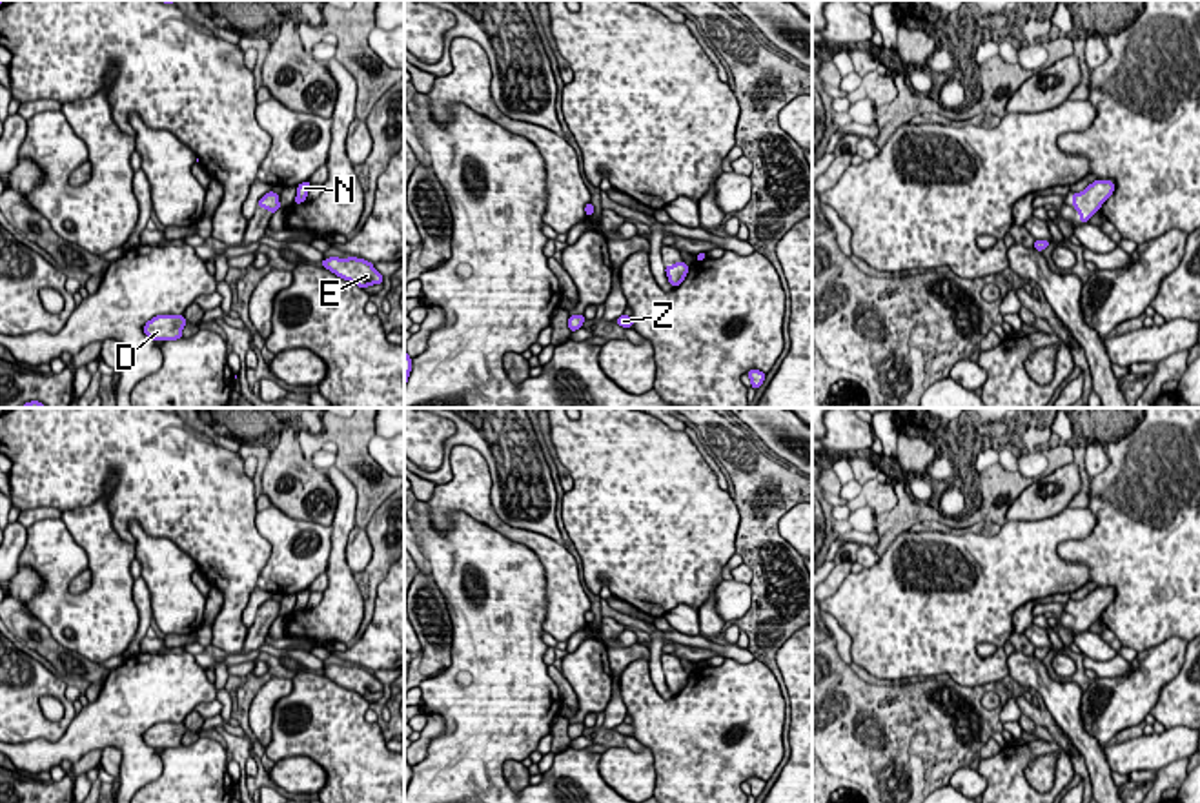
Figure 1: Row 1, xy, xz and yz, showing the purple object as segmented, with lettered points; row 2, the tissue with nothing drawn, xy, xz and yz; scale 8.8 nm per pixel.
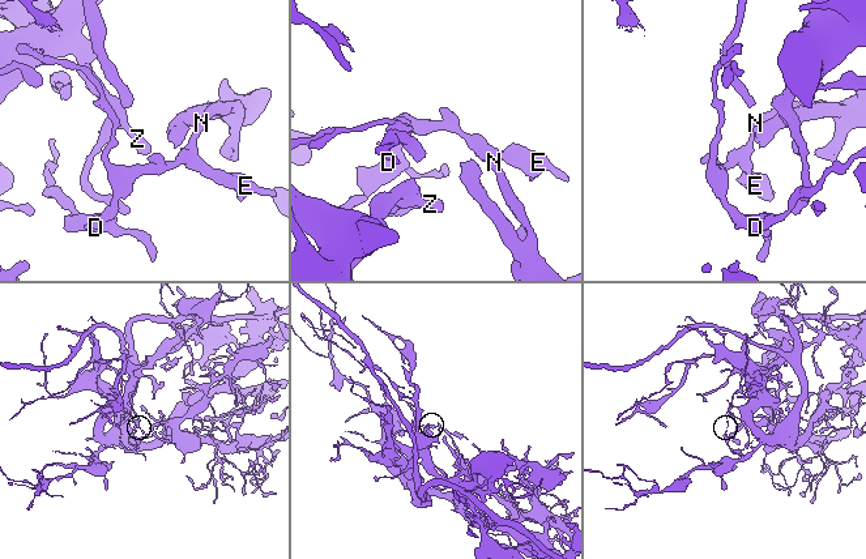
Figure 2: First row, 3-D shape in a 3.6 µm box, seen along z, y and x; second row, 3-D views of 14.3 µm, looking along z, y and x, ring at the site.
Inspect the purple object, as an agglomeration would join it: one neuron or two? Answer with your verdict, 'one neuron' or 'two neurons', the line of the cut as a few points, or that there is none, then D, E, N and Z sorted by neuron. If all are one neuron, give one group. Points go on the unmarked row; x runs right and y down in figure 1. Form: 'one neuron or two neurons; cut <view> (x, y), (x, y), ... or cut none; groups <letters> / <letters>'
one neuron; cut none; groups D E N Z

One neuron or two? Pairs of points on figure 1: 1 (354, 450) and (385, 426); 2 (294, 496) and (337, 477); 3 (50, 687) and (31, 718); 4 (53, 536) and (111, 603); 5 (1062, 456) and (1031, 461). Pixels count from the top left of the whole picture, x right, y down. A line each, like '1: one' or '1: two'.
1: two
2: two
3: one
4: one
5: two

